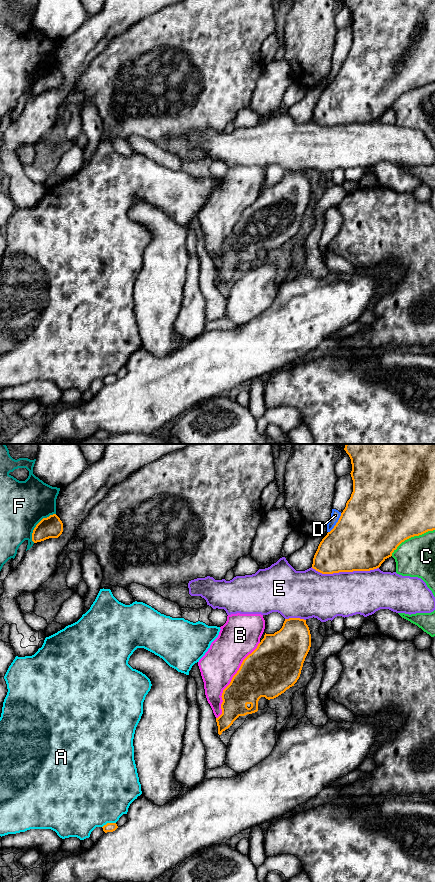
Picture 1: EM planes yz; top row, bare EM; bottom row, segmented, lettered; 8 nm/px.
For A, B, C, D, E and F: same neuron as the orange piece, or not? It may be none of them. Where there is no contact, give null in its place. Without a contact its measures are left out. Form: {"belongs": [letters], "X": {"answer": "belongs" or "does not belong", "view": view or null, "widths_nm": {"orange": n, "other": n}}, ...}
{"belongs": [], "A": {"answer": "does not belong", "view": "yz", "widths_nm": {"orange": 80, "other": 500}}, "B": {"answer": "does not belong", "view": "yz", "widths_nm": {"orange": 360, "other": 300}}, "C": {"answer": "does not belong", "view": "yz", "widths_nm": {"orange": 500, "other": 320}}, "D": {"answer": "does not belong", "view": "yz", "widths_nm": {"orange": 500, "other": 80}}, "E": {"answer": "does not belong", "view": "yz", "widths_nm": {"orange": 440, "other": 360}}, "F": {"answer": "does not belong", "view": "yz", "widths_nm": {"orange": 180, "other": 380}}}

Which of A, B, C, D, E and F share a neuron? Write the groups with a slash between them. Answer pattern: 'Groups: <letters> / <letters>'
Groups: A / B / C / D / E / F

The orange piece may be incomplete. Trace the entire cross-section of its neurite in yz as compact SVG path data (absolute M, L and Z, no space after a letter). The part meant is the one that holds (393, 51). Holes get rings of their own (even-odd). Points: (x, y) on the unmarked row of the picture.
M344 0L352 16L353 44L334 80L320 94L312 120L322 126L377 121L405 92L435 82L435 0Z

